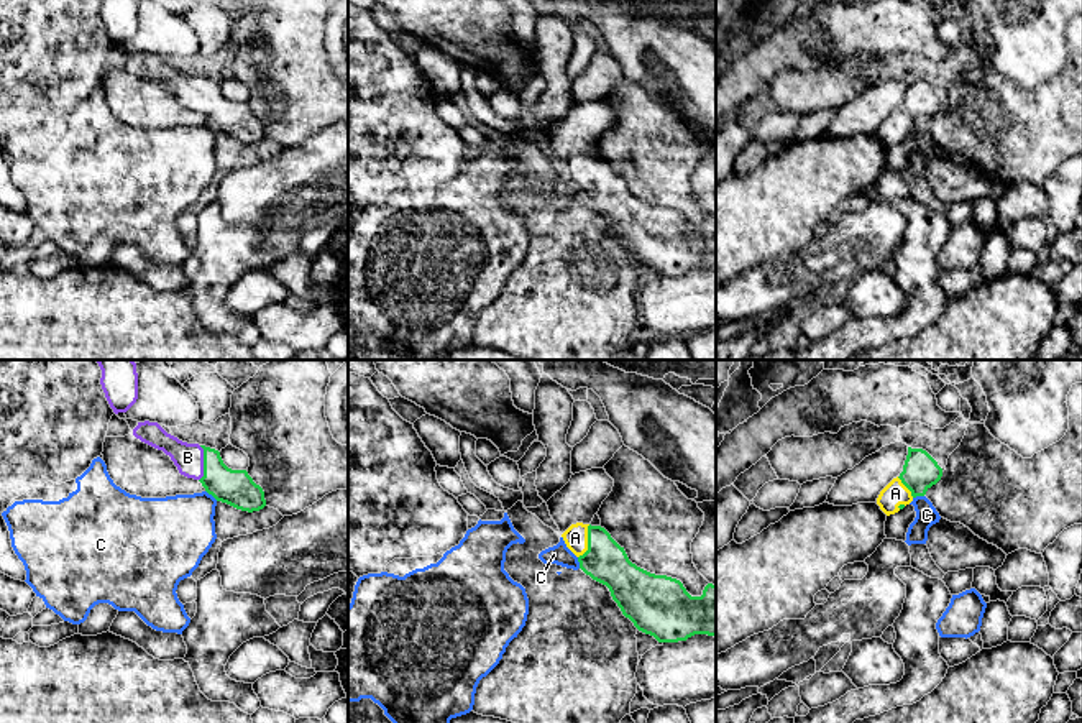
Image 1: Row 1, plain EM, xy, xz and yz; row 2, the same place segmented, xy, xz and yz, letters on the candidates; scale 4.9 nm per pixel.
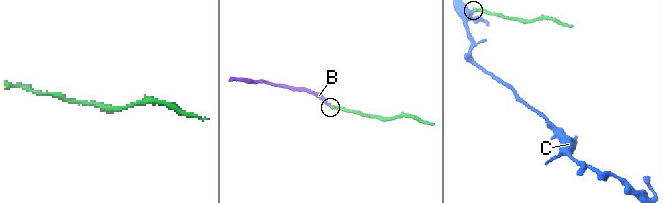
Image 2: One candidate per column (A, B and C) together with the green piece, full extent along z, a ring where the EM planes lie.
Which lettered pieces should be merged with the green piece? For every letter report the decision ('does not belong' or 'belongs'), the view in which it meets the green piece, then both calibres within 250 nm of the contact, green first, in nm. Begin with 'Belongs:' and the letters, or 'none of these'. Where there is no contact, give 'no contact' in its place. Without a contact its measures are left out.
Belongs: A, B
A: belongs; contact in xz; calibres 200 and 120 nm
B: belongs; contact in xy; calibres 180 and 140 nm
C: does not belong; contact in xy; calibres 180 and 360 nm

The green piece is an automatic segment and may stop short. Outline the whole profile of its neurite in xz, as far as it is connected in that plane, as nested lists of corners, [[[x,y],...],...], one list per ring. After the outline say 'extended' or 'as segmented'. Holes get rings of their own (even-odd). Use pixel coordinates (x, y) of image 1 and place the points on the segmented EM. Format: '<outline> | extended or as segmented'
[[[576,523],[562,537],[566,547],[578,557],[580,569],[609,588],[622,615],[639,631],[653,636],[658,642],[686,641],[695,634],[716,638],[716,585],[708,583],[701,596],[691,596],[680,580],[650,573],[632,564],[624,547],[601,526]]] | extended

